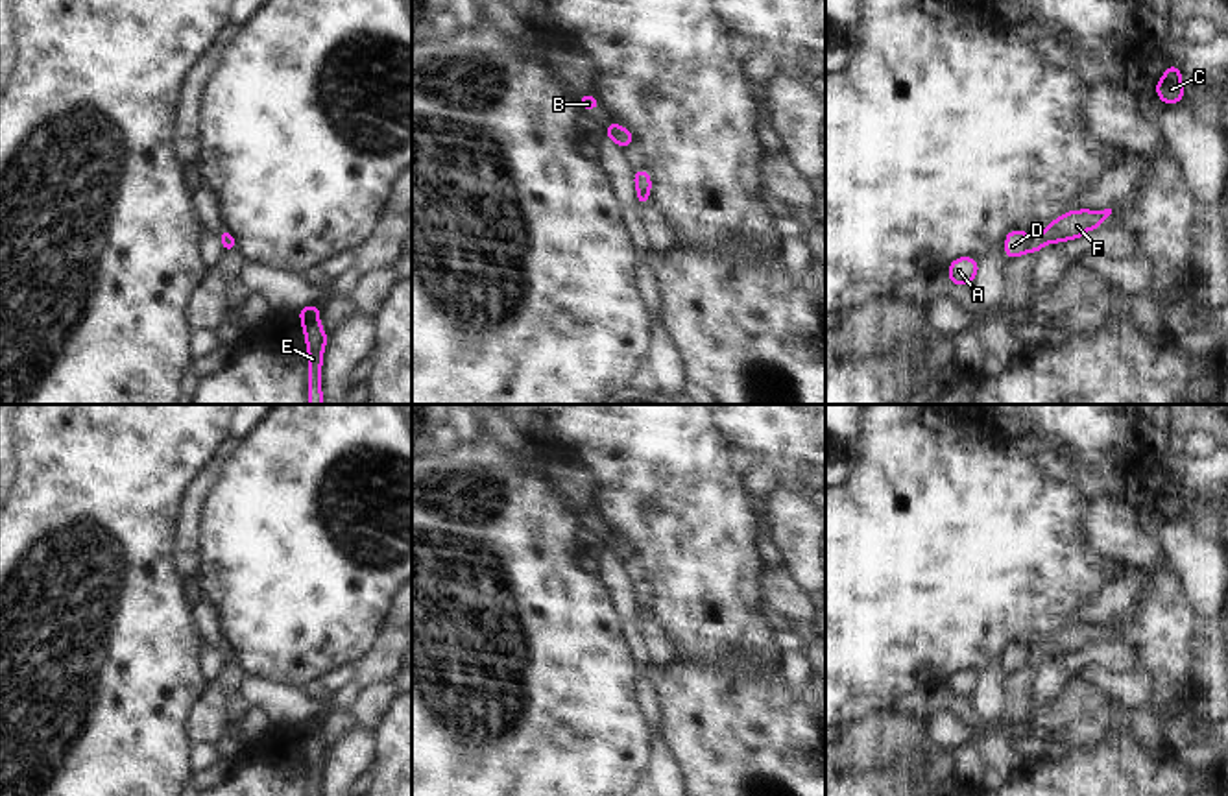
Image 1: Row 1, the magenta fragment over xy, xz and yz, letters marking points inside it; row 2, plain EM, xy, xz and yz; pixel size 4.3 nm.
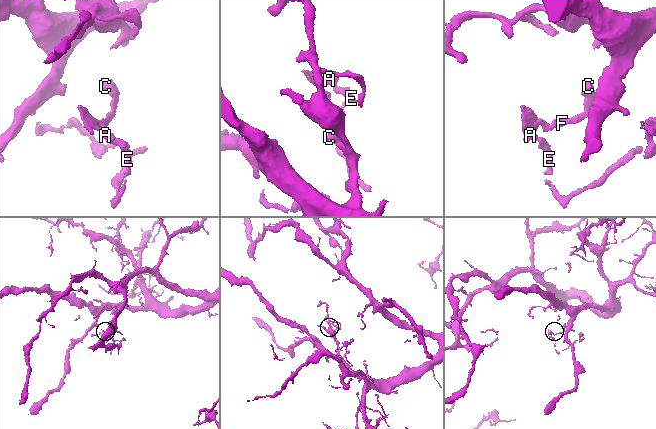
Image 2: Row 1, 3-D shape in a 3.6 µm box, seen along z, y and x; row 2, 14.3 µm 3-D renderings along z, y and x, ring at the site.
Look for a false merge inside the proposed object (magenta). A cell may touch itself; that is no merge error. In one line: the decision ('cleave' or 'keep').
cleave

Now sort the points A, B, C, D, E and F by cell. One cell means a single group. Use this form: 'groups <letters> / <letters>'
groups A B D E / C F

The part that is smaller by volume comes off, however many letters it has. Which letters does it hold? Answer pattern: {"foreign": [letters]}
{"foreign": ["A", "B", "D", "E"]}

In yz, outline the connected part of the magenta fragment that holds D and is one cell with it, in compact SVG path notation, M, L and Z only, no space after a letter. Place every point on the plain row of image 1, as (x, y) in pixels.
M1008 645L1005 652L1005 669L1008 672L1021 670L1029 665L1030 648L1027 645Z

